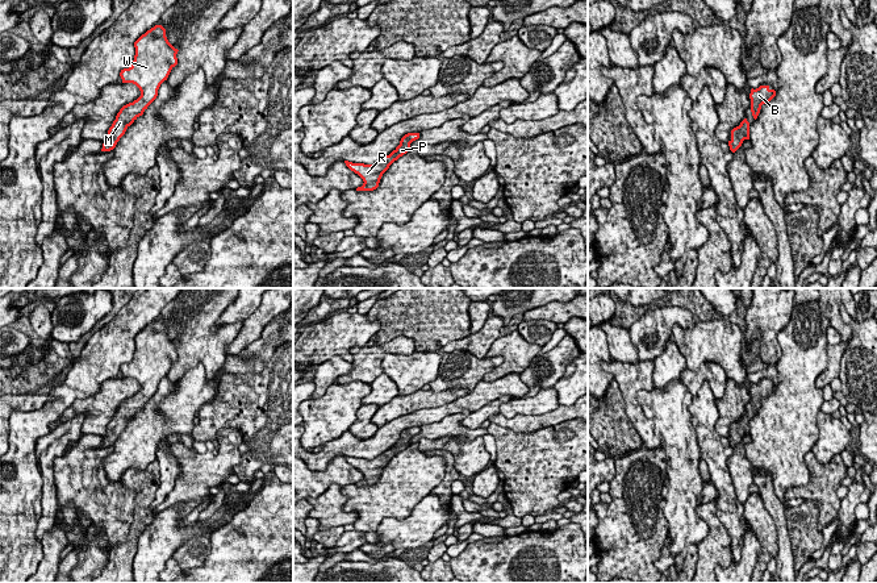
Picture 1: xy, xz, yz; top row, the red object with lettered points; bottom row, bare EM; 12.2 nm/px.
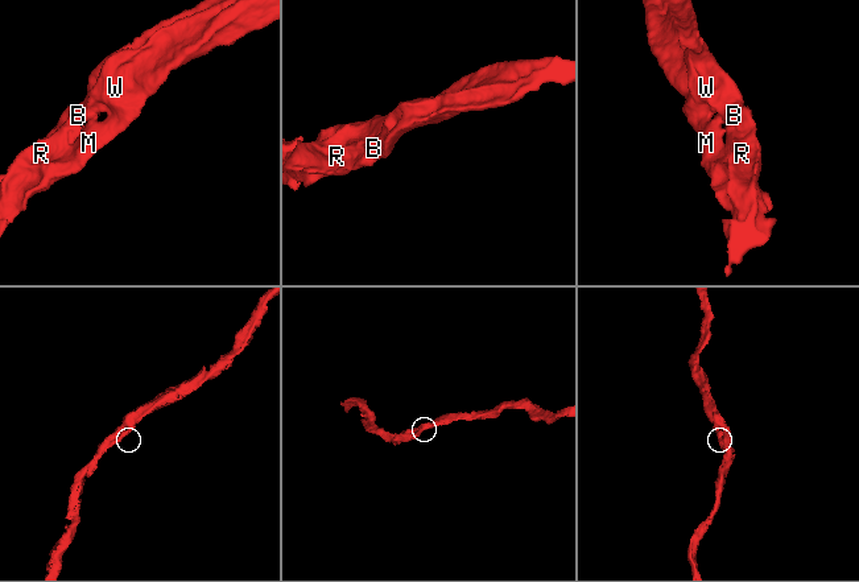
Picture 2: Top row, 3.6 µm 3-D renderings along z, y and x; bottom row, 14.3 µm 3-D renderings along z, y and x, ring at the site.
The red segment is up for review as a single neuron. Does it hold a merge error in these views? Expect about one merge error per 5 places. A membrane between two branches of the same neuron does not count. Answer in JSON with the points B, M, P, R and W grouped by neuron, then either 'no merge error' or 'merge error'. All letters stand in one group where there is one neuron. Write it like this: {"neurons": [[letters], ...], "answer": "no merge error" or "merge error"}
{"neurons": [["B", "M", "P", "R", "W"]], "answer": "no merge error"}

